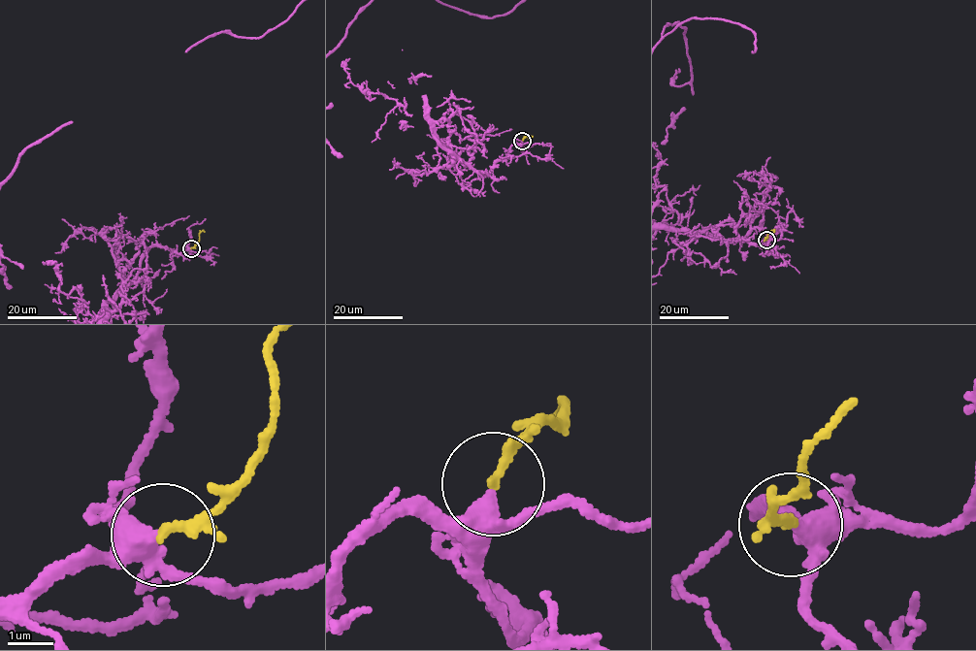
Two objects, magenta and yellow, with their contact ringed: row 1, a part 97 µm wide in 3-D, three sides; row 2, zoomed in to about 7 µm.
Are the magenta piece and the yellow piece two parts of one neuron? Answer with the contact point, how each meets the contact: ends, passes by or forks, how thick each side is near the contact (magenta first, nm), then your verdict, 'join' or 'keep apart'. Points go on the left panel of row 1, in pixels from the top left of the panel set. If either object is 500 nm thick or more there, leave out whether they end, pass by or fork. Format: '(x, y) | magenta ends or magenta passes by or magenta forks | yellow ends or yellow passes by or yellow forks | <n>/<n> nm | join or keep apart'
(191, 248) | magenta passes by | yellow ends | 320/240 nm | join

